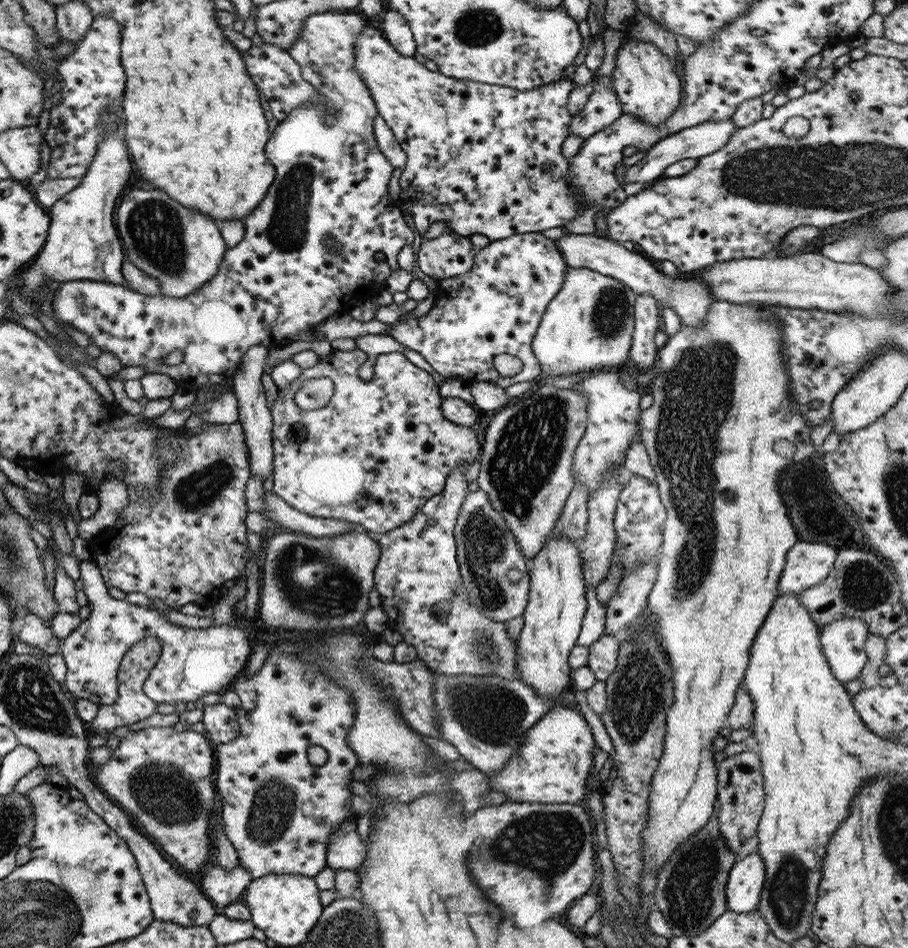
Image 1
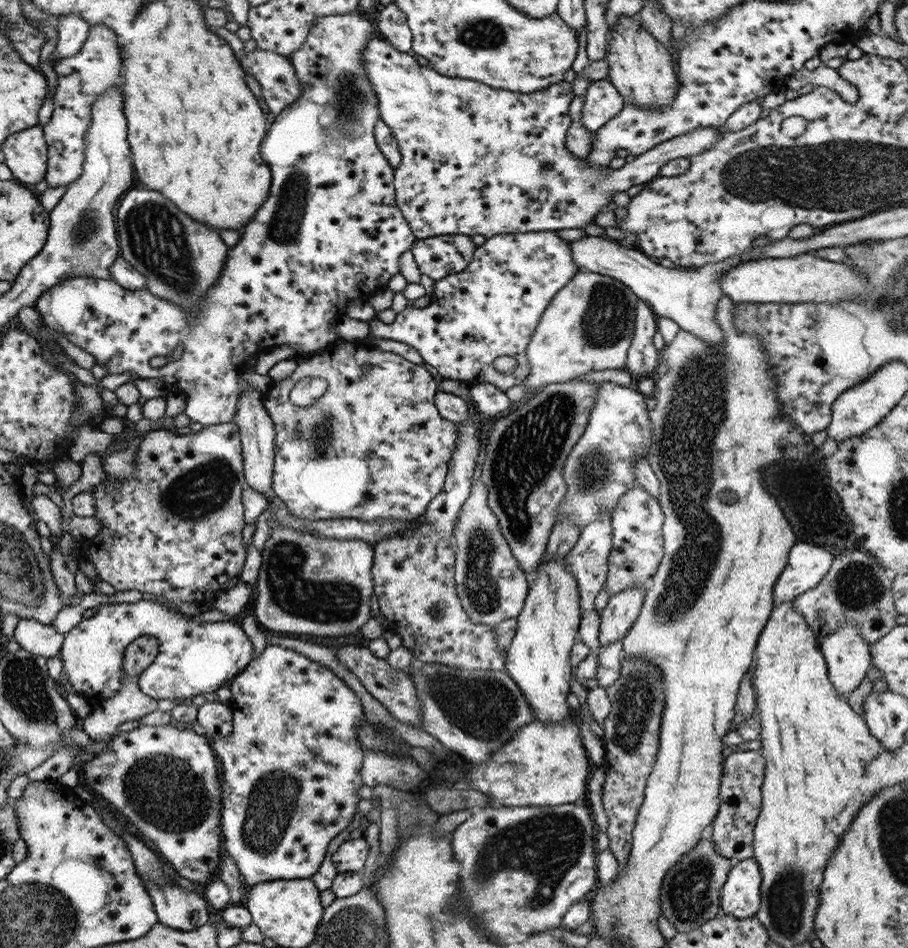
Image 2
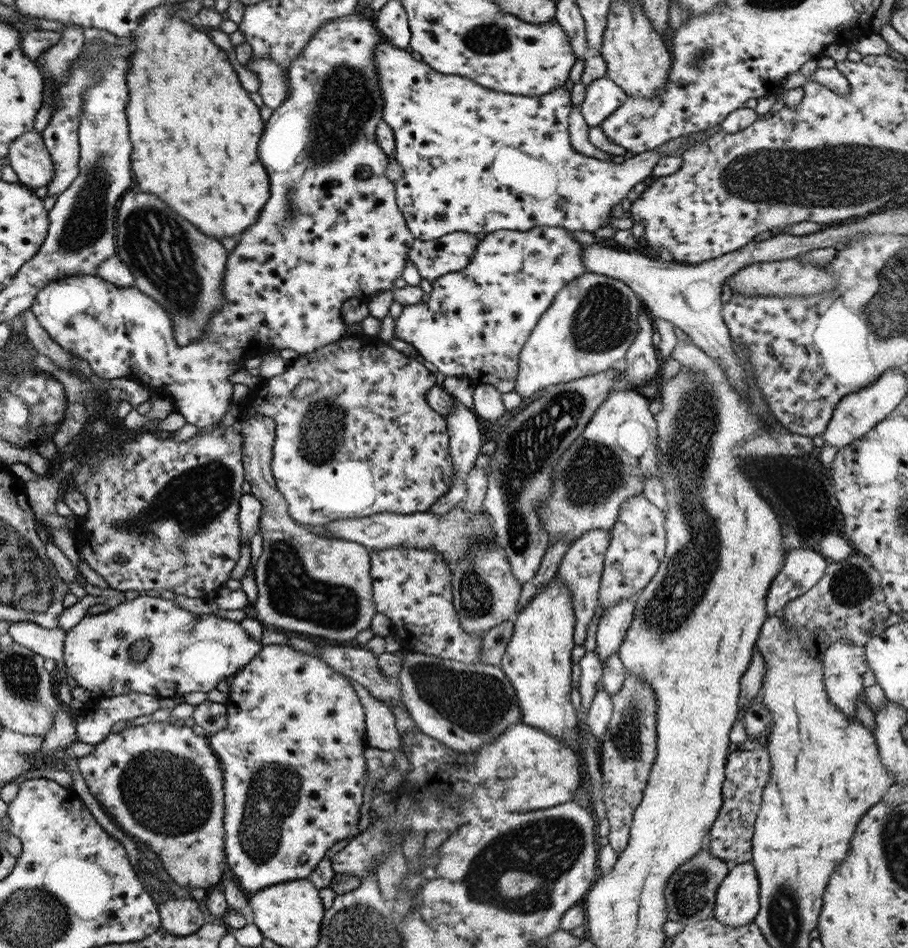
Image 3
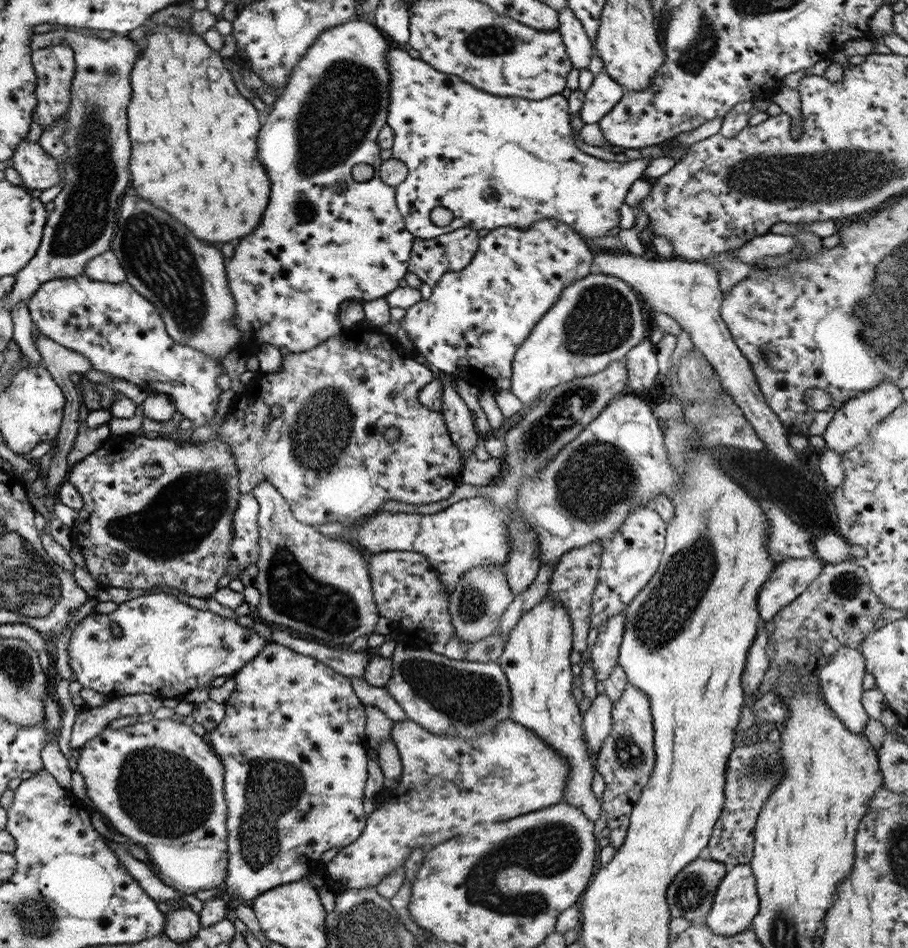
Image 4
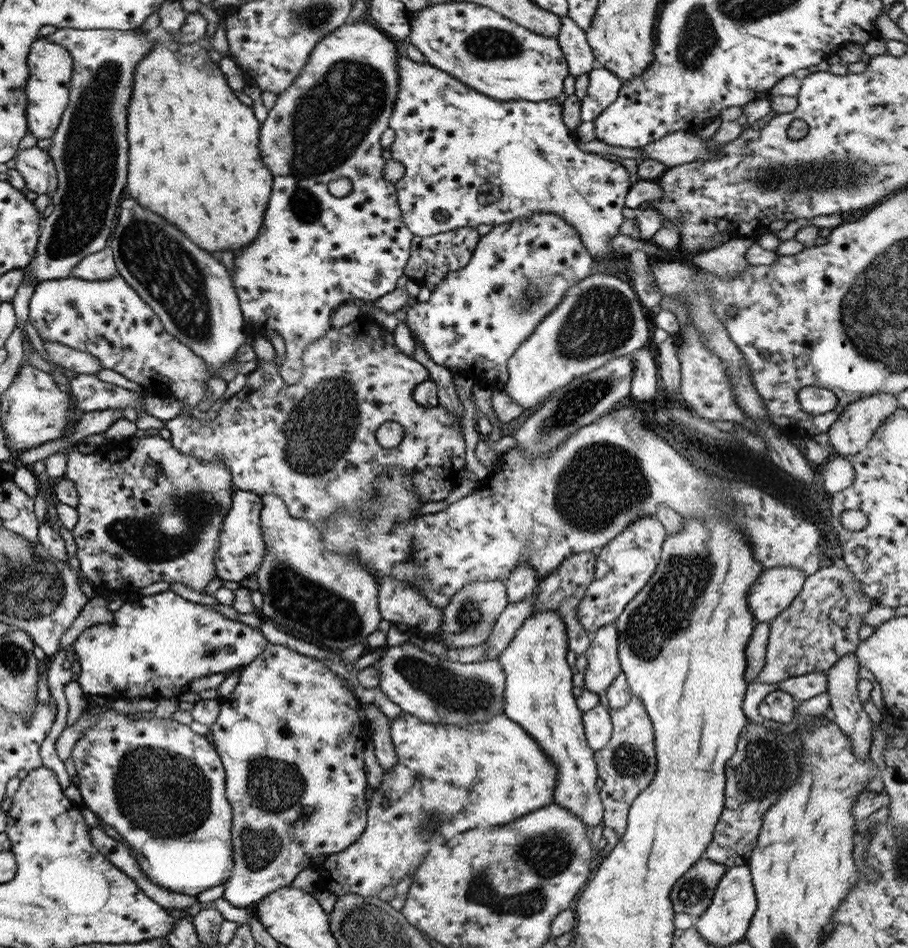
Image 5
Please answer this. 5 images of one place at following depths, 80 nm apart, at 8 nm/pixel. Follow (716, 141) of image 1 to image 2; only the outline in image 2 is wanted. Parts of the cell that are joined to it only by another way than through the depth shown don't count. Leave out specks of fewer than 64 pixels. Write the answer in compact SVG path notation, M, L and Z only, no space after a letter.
M377 33L371 35L367 44L363 47L362 67L368 76L369 84L377 97L378 115L391 131L393 138L398 146L401 155L400 163L394 170L392 185L394 186L394 199L397 208L401 211L403 218L407 221L413 236L416 239L426 239L439 235L461 234L473 236L480 234L485 238L491 238L496 234L517 234L517 232L537 232L542 230L563 230L563 228L582 228L586 223L597 223L607 215L604 206L610 202L609 197L614 192L626 192L629 187L642 185L650 182L658 176L658 170L667 164L670 160L676 158L688 158L701 154L722 135L725 130L724 126L720 127L697 127L692 131L674 136L669 140L656 144L648 151L635 155L630 162L626 162L619 169L610 169L608 166L598 166L598 164L588 164L588 160L577 158L571 154L564 146L564 135L569 126L569 116L567 115L568 104L573 97L572 85L570 82L561 81L550 84L546 89L530 92L518 93L509 92L505 89L491 88L486 84L479 83L476 80L463 79L461 77L443 76L435 72L430 67L423 67L415 61L415 58L408 53L399 52L386 43Z

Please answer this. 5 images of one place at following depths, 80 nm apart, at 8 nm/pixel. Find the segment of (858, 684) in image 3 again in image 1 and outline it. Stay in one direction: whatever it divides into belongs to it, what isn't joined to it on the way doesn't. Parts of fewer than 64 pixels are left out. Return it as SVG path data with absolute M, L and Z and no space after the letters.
M842 616L819 628L821 652L832 675L844 686L846 681L860 676L867 657L864 642L867 625L858 618Z

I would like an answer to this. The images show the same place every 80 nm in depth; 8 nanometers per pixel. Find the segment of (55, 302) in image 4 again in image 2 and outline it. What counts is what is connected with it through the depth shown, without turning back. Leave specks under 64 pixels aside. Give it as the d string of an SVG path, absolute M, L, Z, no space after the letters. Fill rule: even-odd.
M342 14L333 16L319 17L313 21L309 27L309 32L303 45L289 56L290 63L293 65L295 76L298 78L302 94L298 96L293 104L284 108L279 115L275 116L273 123L269 125L269 132L263 138L259 146L259 154L263 162L271 170L271 188L269 194L265 197L264 203L253 214L249 223L245 223L241 228L239 240L232 248L228 249L224 266L217 278L213 288L209 288L204 294L204 299L200 300L199 312L193 318L187 318L187 312L183 308L177 308L175 304L168 300L157 298L145 289L125 289L118 286L111 279L93 279L92 277L74 277L66 279L49 289L46 289L38 296L34 309L40 316L42 326L45 330L55 330L59 334L64 334L69 342L79 346L93 356L95 364L106 366L107 374L121 374L122 372L131 373L136 378L157 378L164 387L175 390L176 393L185 394L186 403L183 414L188 416L193 422L199 422L203 427L210 427L221 423L231 423L236 413L235 402L238 400L238 376L244 370L247 363L247 352L263 349L271 349L280 344L297 345L301 352L312 352L323 349L331 342L338 339L336 332L332 330L334 320L342 318L345 315L345 308L350 300L360 299L368 300L373 295L379 295L380 292L387 290L387 282L399 274L398 260L403 252L409 249L416 238L413 236L407 221L403 218L401 211L397 208L394 199L394 186L392 180L394 170L391 169L381 151L377 148L374 141L374 124L379 119L378 102L373 89L368 81L362 67L361 53L367 40L376 32L366 19L359 15ZM173 348L183 348L179 359L169 361L161 367L153 368L149 365L149 360L153 356L170 356Z

